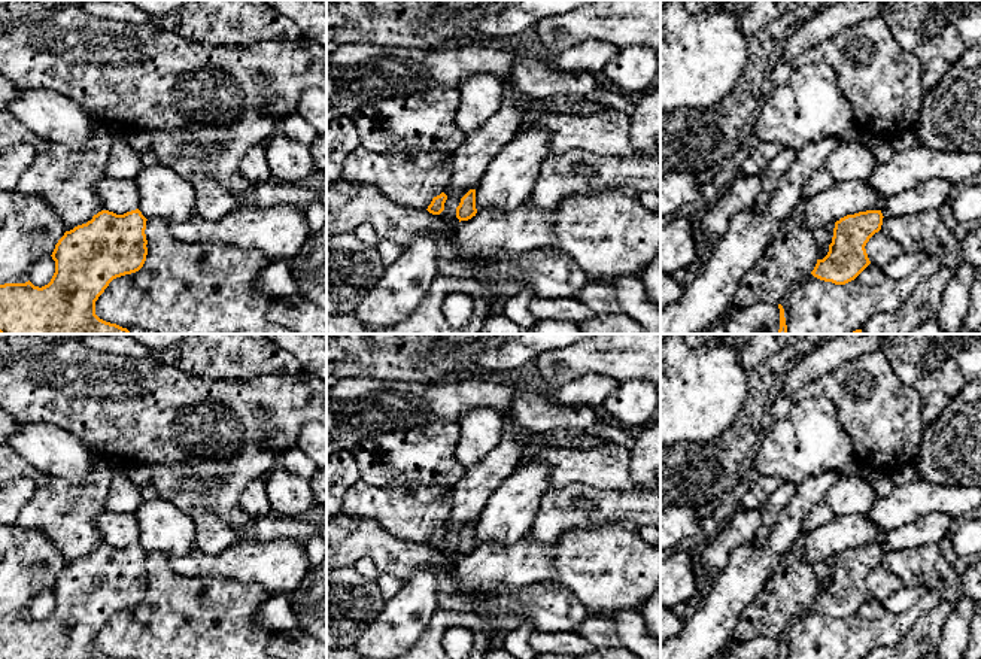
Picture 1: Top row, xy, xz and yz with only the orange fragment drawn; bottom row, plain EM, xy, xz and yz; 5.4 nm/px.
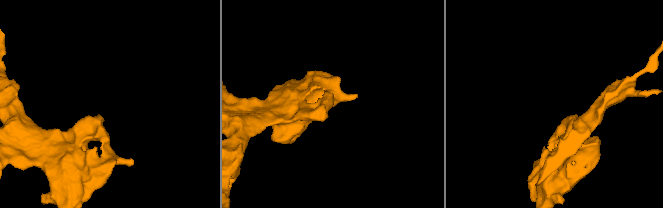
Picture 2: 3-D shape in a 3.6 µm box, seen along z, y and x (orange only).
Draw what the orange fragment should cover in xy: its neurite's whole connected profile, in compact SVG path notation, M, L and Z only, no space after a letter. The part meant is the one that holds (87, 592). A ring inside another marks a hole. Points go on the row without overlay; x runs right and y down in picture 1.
M139 543L116 549L101 544L55 578L55 607L42 622L25 617L0 619L0 659L116 659L95 649L95 635L121 610L139 605L148 589L146 552Z

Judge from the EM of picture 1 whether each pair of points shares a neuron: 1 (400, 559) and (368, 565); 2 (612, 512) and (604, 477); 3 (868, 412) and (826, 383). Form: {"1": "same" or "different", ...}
{"1": "different", "2": "different", "3": "same"}

